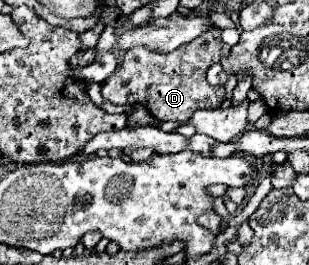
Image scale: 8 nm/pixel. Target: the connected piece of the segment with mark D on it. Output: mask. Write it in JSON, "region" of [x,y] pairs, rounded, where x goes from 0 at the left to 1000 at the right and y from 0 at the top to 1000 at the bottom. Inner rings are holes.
{"region":[[[712,106],[667,113],[608,166],[589,166],[550,204],[498,204],[466,174],[414,189],[369,279],[330,317],[330,370],[343,385],[401,400],[401,392],[466,396],[505,453],[563,453],[602,460],[634,415],[706,408],[725,377],[712,332],[686,332],[667,309],[667,272],[686,242],[725,226],[744,204],[744,174],[718,158]]]}

